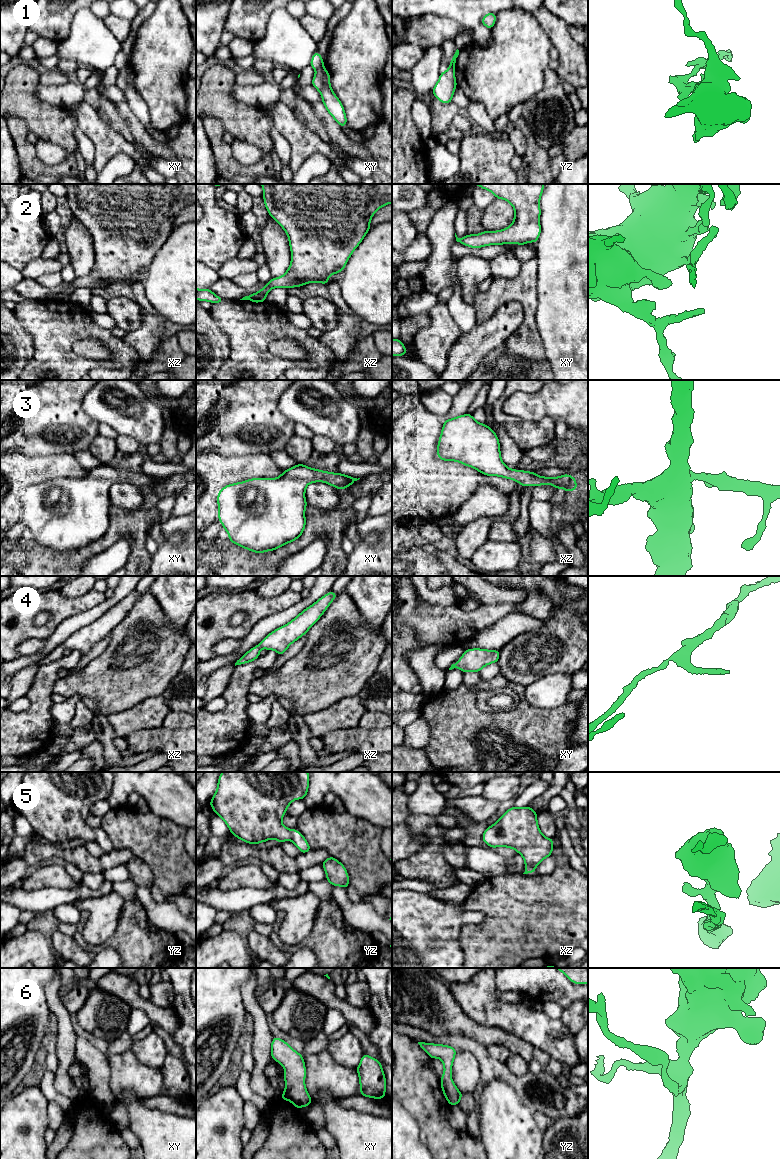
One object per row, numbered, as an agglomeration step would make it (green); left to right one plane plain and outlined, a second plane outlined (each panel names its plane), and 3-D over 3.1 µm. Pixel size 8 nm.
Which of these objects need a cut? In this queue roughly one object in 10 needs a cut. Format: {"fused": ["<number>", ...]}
{"fused": ["1"]}

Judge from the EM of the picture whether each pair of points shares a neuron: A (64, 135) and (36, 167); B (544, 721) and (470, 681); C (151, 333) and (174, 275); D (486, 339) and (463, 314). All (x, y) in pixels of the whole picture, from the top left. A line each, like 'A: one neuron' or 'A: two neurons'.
A: two neurons
B: two neurons
C: two neurons
D: two neurons

